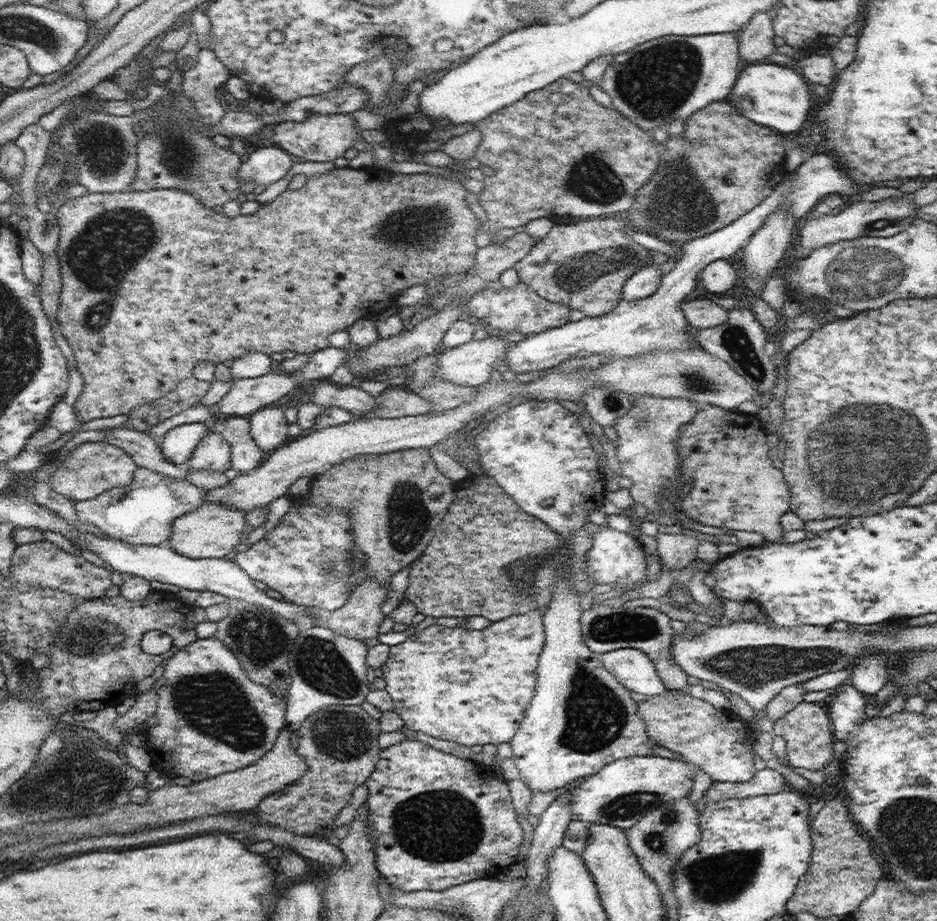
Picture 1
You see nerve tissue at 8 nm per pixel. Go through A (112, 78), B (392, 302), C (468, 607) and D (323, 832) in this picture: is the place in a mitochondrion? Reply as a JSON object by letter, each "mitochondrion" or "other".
{"A":"other","B":"other","C":"other","D":"other"}

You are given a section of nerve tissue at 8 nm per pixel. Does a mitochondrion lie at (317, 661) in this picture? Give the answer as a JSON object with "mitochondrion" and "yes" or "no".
{"mitochondrion":"yes"}

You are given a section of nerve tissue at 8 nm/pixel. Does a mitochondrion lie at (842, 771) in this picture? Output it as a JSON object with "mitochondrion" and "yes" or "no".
{"mitochondrion":"no"}

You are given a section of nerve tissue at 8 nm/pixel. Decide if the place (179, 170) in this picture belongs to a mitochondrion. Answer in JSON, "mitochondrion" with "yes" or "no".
{"mitochondrion":"yes"}

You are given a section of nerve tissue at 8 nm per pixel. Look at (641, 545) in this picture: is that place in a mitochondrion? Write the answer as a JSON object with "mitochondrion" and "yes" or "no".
{"mitochondrion":"no"}

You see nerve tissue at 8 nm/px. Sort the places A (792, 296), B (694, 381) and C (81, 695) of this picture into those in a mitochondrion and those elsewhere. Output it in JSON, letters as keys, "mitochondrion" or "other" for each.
{"A":"other","B":"mitochondrion","C":"other"}

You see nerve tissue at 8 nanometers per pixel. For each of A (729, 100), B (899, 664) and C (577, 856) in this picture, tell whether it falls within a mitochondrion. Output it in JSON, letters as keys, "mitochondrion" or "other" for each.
{"A":"other","B":"other","C":"other"}

